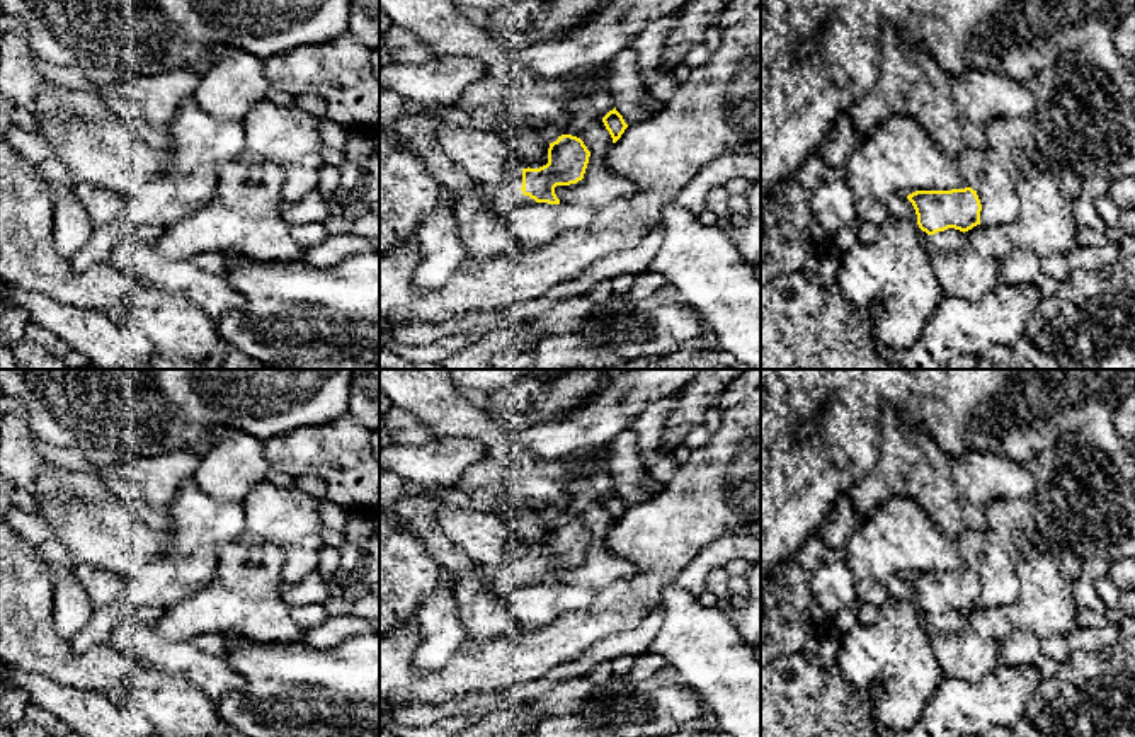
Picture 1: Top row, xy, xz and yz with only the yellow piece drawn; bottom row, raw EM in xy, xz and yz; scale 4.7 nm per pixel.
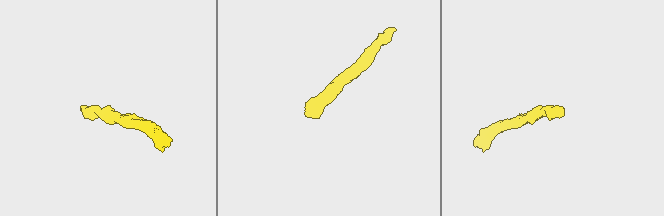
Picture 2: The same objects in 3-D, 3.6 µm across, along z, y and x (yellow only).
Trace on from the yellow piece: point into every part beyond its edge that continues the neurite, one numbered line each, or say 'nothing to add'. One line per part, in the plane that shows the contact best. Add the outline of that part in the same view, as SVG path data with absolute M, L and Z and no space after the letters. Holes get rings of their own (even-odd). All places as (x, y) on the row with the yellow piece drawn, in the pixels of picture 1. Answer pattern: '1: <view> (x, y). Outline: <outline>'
1: xz (506, 199). Outline: M480 184L480 187L483 191L483 203L509 225L522 220L526 209L536 204L516 184Z

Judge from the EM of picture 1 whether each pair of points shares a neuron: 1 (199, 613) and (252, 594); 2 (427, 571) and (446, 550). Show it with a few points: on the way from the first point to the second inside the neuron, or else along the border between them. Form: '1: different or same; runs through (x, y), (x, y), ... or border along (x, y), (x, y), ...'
1: same; runs through (213, 610), (239, 603)
2: different; border along (414, 530), (427, 554), (441, 567)

